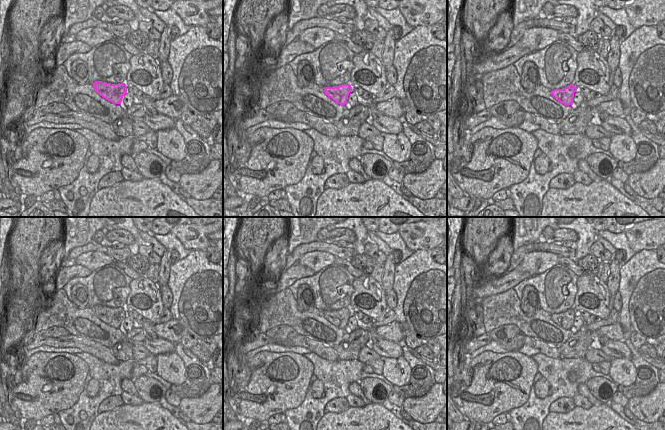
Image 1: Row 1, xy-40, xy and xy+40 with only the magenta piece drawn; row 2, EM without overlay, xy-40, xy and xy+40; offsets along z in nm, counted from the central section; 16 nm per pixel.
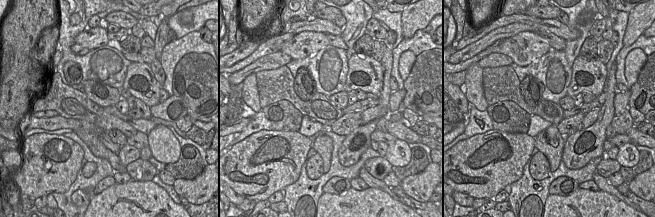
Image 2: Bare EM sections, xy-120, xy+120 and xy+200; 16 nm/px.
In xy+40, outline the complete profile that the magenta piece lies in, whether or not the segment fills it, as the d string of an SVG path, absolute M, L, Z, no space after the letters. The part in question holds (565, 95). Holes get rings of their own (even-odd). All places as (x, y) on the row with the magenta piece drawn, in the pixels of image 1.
M570 84L565 88L552 90L551 94L560 103L566 106L572 106L574 93L577 91L577 89L578 88L576 88L573 84Z

